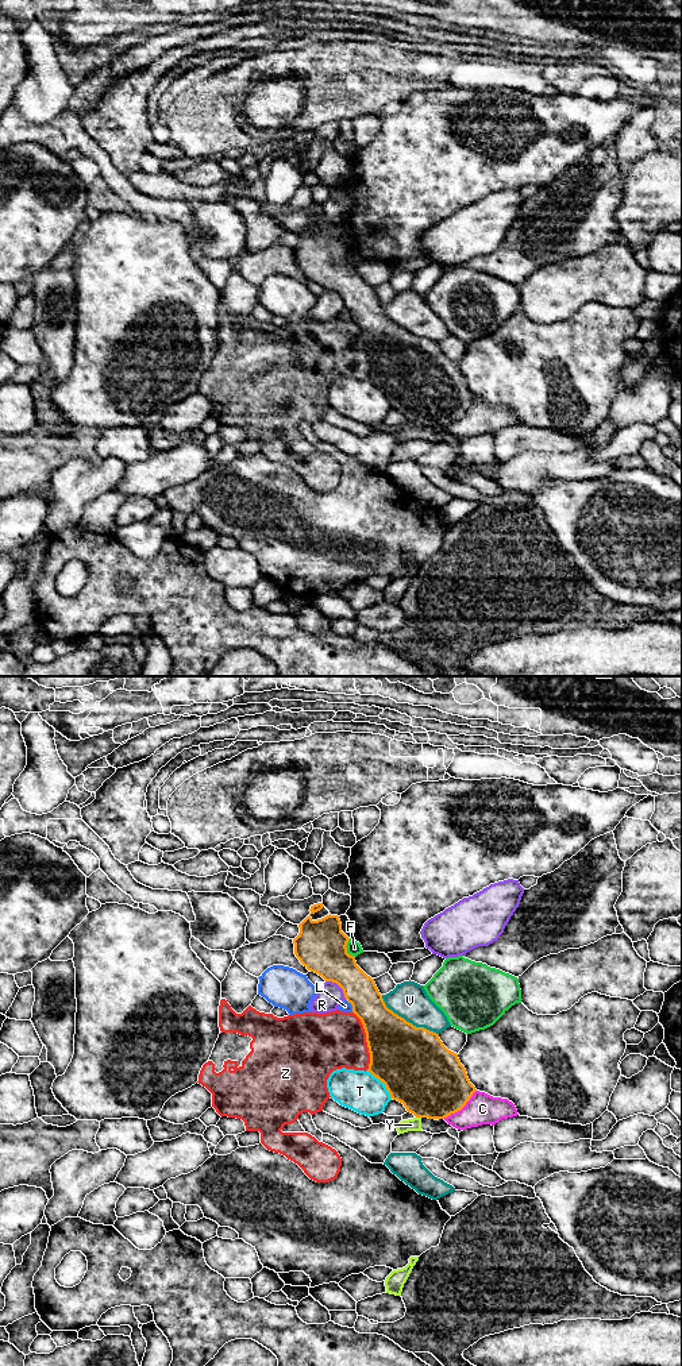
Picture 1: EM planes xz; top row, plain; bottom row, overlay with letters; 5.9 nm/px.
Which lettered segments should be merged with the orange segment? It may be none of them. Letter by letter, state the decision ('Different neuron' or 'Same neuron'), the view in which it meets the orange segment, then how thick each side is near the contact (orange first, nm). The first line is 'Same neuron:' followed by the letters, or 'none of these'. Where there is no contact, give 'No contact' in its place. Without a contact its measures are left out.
Same neuron: none of these
C: Different neuron. Touches orange in xz. Thickness 420 nm (orange) against 190 nm
F: Different neuron. Touches orange in xz. Thickness 300 nm (orange) against 90 nm
L: Different neuron. Touches orange in xz. Thickness 220 nm (orange) against 70 nm
R: Different neuron. Touches orange in xz. Thickness 280 nm (orange) against 160 nm
T: Different neuron. Touches orange in xz. Thickness 420 nm (orange) against 240 nm
V: Different neuron. Touches orange in xz. Thickness 420 nm (orange) against 220 nm
Y: Different neuron. Touches orange in xz. Thickness 420 nm (orange) against 80 nm
Z: Different neuron. Touches orange in xz. Thickness 400 nm (orange) against 360 nm

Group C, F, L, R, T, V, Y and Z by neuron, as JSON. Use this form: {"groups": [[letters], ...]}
{"groups": [["C"], ["F"], ["L"], ["R"], ["T"], ["V"], ["Y"], ["Z"]]}

